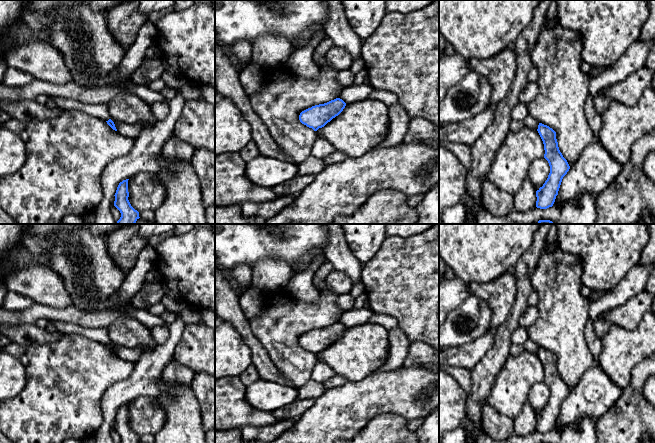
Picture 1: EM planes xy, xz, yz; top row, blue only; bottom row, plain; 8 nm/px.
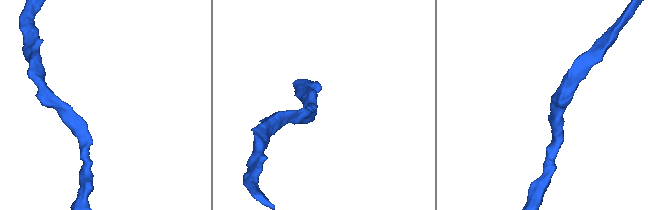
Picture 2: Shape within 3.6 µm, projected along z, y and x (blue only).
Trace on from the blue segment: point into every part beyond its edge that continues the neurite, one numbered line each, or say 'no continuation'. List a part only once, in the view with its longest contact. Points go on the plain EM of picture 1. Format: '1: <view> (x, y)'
no continuation

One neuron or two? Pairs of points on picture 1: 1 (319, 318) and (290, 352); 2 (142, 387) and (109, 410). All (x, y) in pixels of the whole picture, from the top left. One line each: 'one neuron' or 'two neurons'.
1: one neuron
2: one neuron

